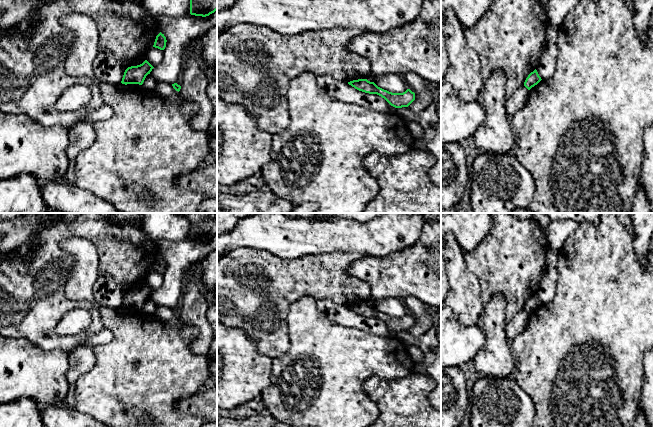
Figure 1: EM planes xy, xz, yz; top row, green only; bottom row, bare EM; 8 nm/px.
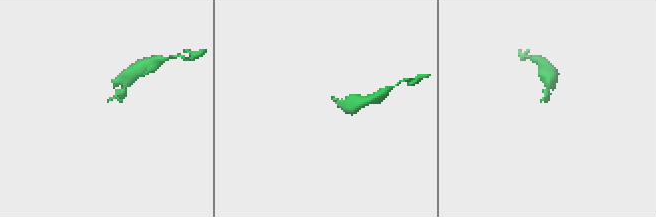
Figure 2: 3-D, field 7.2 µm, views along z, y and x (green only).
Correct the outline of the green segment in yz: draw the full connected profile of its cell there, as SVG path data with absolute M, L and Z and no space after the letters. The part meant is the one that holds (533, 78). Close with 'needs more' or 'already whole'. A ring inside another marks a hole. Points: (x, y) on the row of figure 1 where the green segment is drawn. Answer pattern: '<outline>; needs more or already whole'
M535 69L533 72L531 72L528 77L526 78L524 82L524 86L530 90L532 87L537 85L541 81L541 77L539 76L537 70Z; already whole

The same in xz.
M367 79L353 80L348 84L359 91L381 96L395 108L408 107L415 100L415 93L410 89L403 93L392 93L378 87L374 82L370 82Z; already whole

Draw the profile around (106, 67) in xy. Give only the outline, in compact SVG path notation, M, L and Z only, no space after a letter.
M99 48L93 62L93 75L108 83L119 84L127 68L127 64L118 61L113 53Z

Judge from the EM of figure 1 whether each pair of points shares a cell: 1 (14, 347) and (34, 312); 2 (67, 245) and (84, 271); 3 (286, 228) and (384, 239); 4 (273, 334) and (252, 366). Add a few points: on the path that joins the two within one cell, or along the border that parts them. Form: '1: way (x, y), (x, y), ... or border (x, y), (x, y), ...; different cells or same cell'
1: border (10, 337), (23, 337), (41, 348); different cells
2: way (74, 251), (84, 261), (84, 264); same cell
3: way (310, 236), (360, 237); same cell
4: border (246, 334), (256, 343), (260, 352), (272, 359); different cells

